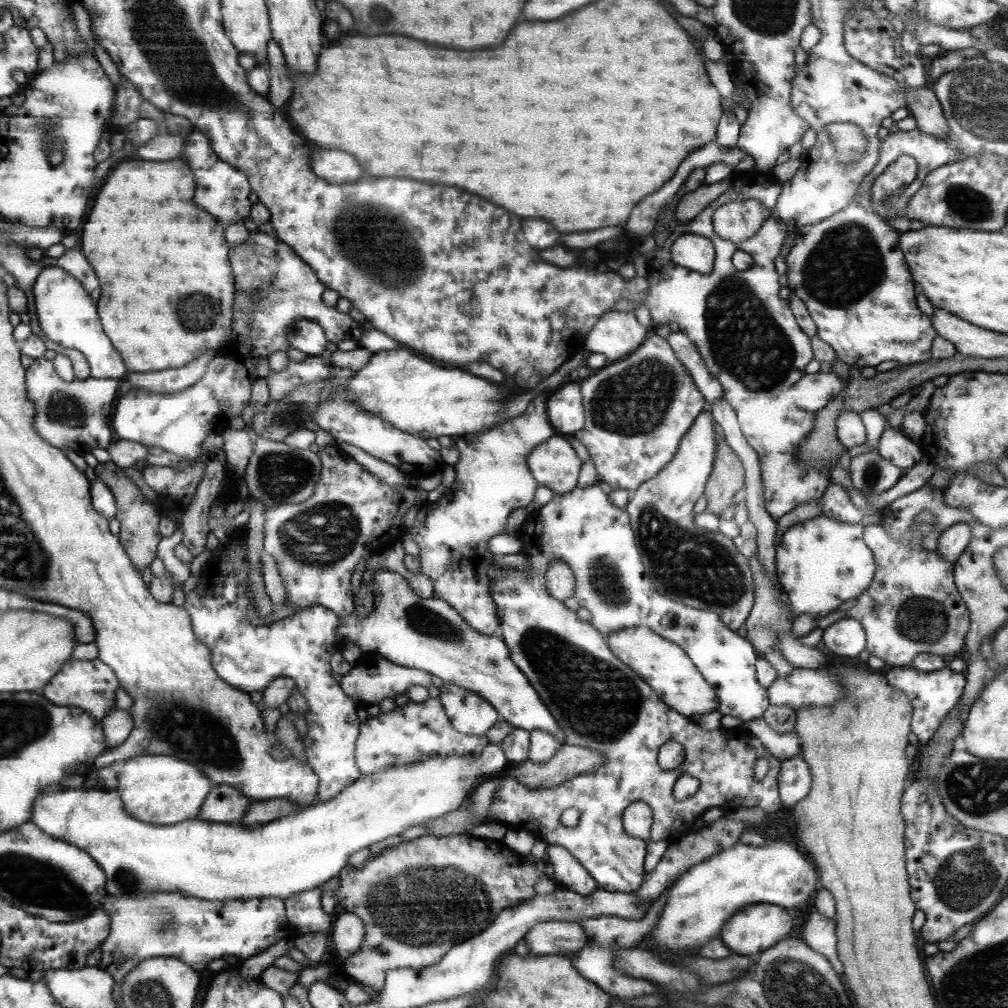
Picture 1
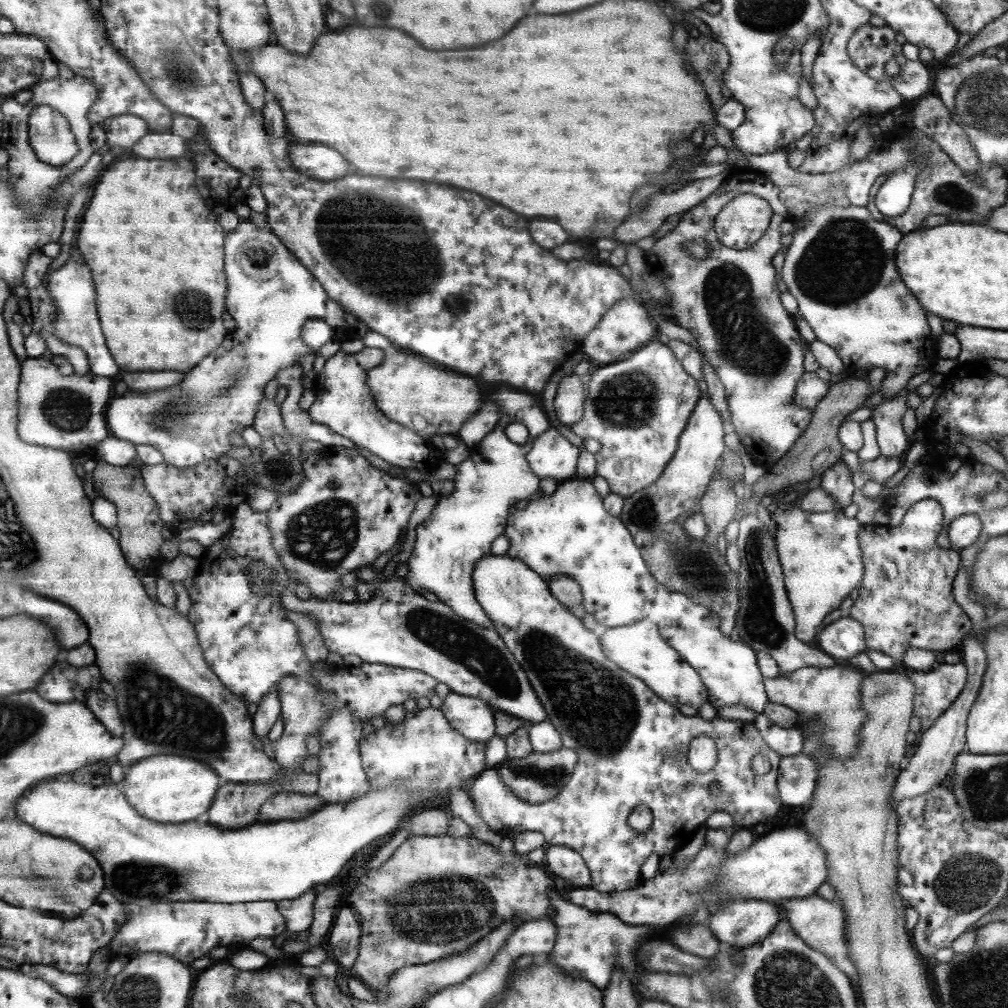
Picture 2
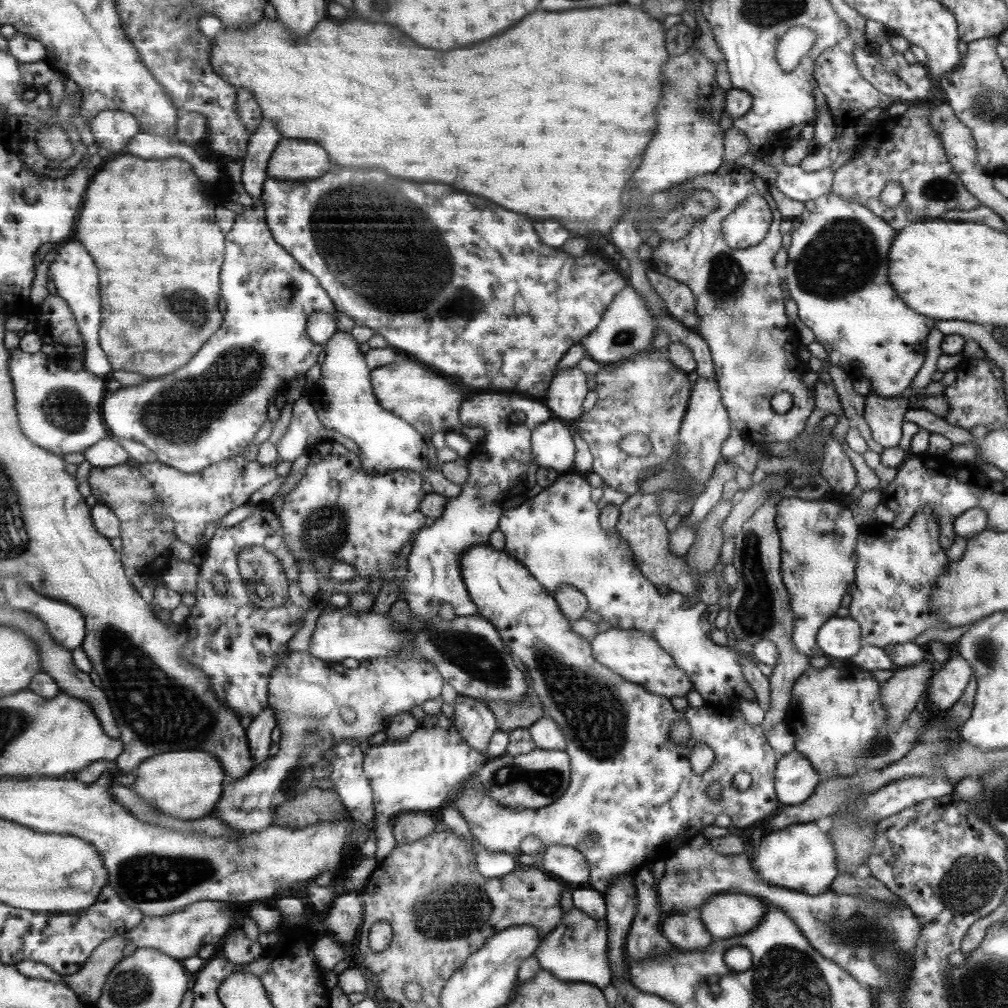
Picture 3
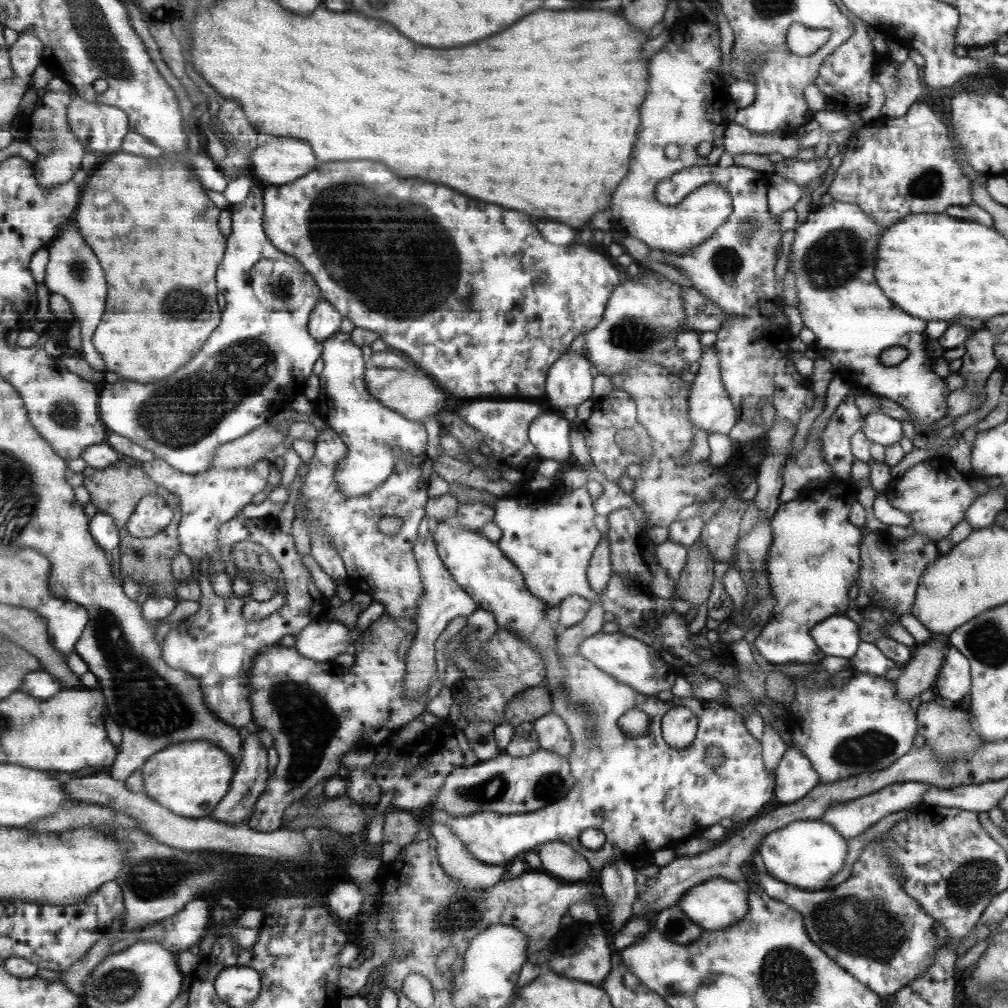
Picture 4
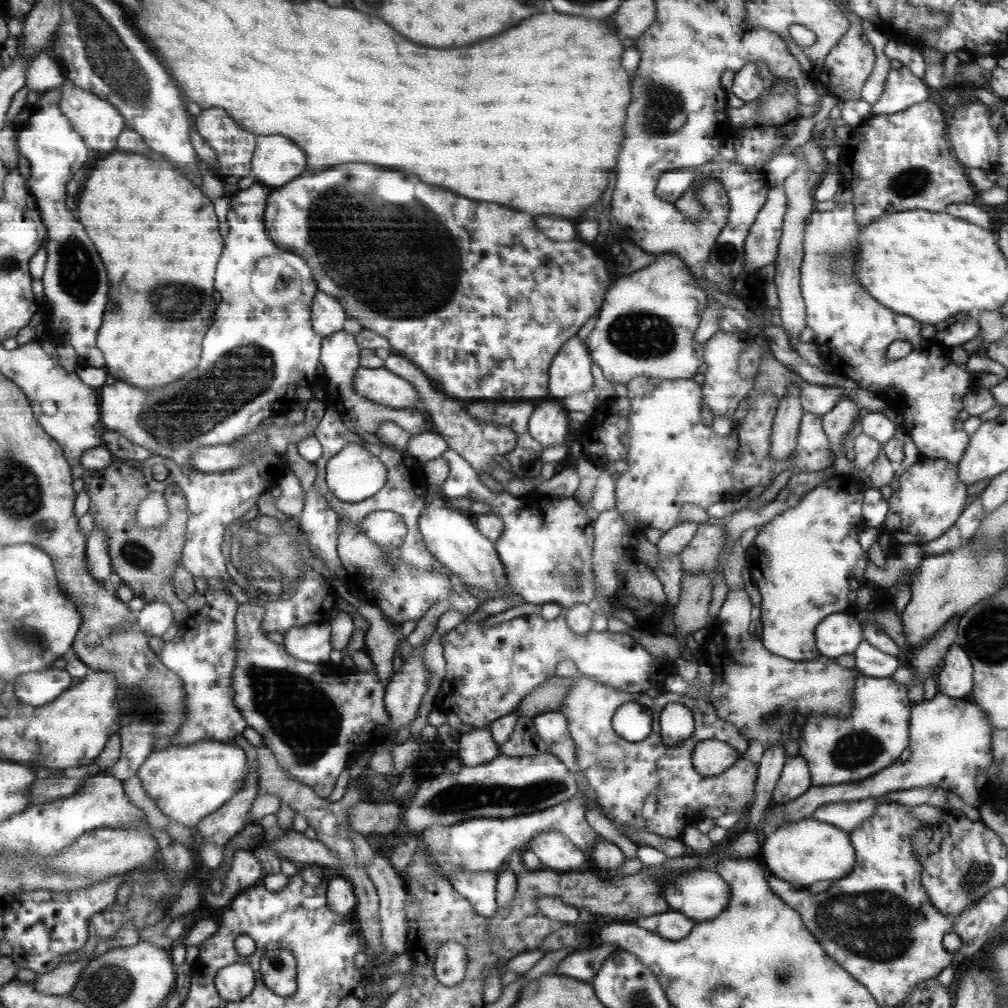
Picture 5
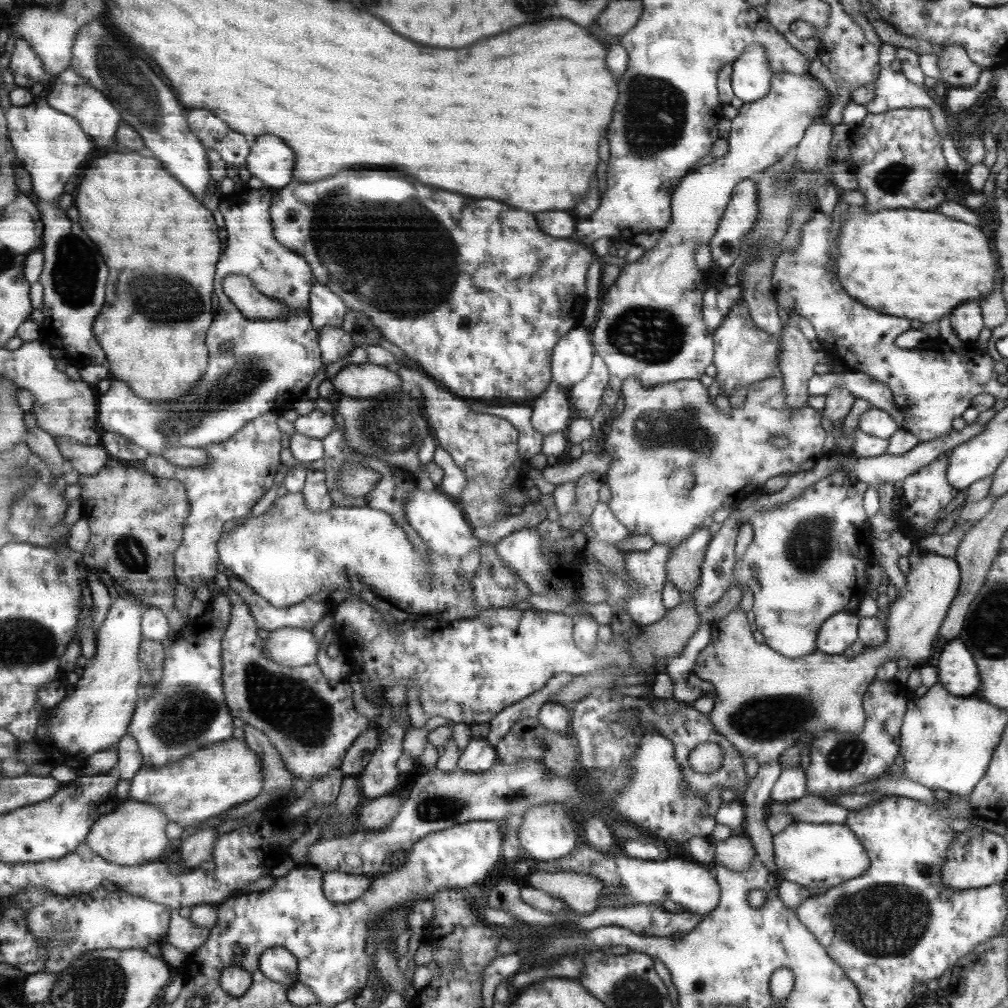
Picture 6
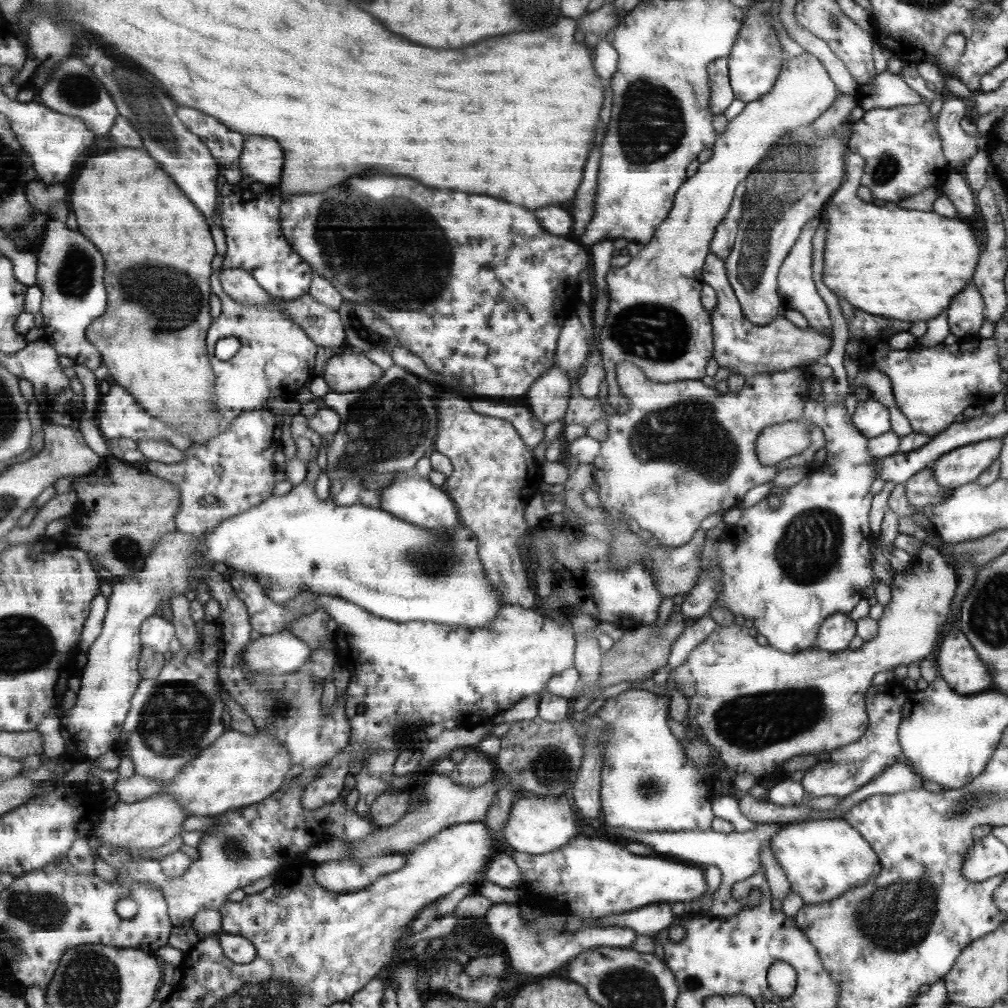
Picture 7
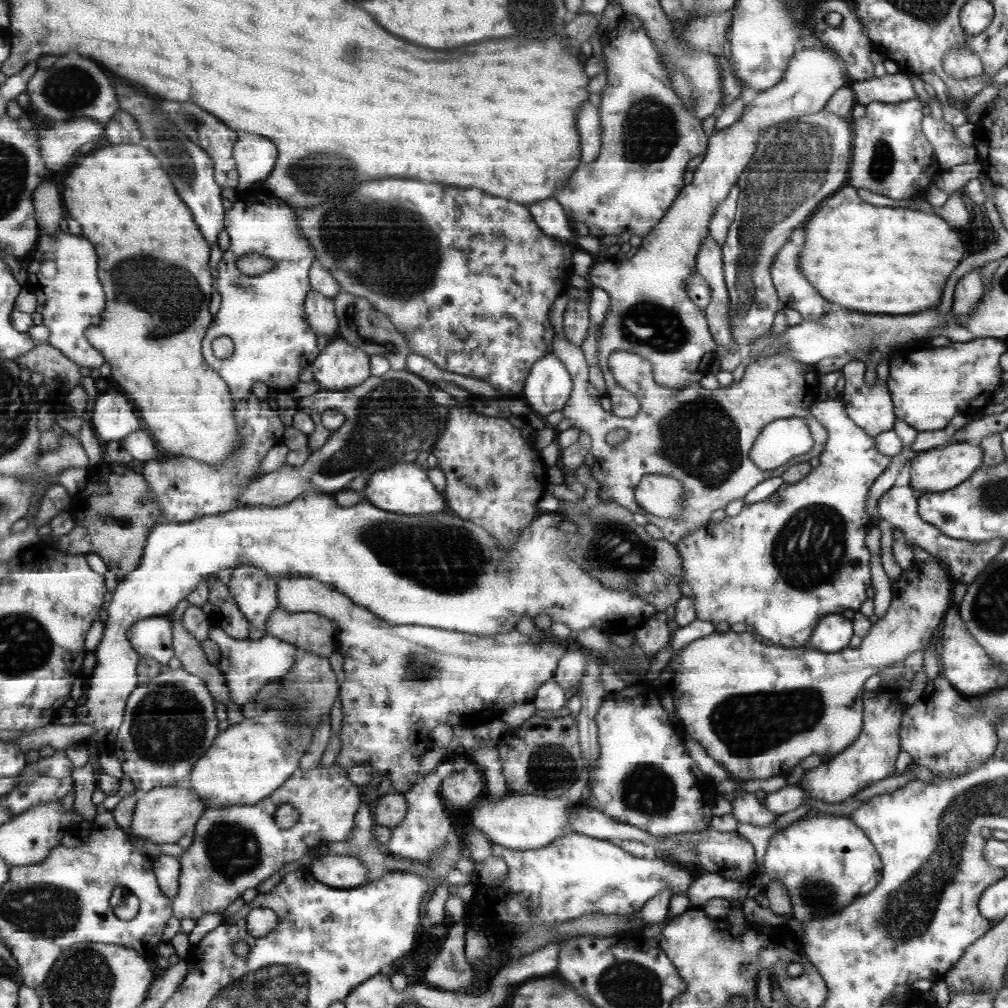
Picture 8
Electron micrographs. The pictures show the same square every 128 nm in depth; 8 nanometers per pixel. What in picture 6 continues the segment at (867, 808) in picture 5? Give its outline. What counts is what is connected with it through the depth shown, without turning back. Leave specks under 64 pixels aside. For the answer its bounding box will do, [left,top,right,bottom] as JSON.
[769,794,850,824]

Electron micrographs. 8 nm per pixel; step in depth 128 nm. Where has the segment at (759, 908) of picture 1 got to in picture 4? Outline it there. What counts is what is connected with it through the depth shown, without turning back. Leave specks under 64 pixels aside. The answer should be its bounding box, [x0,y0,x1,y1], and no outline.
[678,876,748,931]

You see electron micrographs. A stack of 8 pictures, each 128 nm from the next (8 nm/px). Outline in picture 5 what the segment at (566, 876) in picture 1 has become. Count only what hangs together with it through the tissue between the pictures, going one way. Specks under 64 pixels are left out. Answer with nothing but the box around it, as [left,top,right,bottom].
[527,831,589,872]

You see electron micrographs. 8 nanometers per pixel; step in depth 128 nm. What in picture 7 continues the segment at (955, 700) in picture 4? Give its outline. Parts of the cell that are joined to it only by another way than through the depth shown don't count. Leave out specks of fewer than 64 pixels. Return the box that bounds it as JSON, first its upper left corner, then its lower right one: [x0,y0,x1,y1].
[937,621,993,696]

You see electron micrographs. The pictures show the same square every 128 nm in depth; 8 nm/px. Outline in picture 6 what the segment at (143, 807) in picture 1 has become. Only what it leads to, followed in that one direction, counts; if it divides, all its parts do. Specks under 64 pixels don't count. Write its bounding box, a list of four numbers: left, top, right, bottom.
[129,739,265,826]

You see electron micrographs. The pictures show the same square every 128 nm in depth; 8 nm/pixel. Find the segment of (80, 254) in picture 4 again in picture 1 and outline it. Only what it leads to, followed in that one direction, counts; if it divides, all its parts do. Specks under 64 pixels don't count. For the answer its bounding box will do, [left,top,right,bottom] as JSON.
[35,268,126,379]

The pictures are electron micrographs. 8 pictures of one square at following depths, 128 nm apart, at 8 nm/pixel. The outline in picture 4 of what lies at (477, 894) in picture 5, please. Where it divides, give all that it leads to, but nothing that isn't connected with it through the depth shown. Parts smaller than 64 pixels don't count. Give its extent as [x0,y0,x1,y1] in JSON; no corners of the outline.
[430,824,506,890]

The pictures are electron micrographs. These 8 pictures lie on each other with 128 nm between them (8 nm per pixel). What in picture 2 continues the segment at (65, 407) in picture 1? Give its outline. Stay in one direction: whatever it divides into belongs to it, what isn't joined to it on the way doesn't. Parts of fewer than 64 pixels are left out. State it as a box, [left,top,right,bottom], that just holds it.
[18,357,115,452]

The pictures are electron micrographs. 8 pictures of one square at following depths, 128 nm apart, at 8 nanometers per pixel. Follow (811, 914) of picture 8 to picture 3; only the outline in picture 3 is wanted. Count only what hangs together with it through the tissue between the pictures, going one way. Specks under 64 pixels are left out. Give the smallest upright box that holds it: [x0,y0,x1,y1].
[748,822,840,896]

